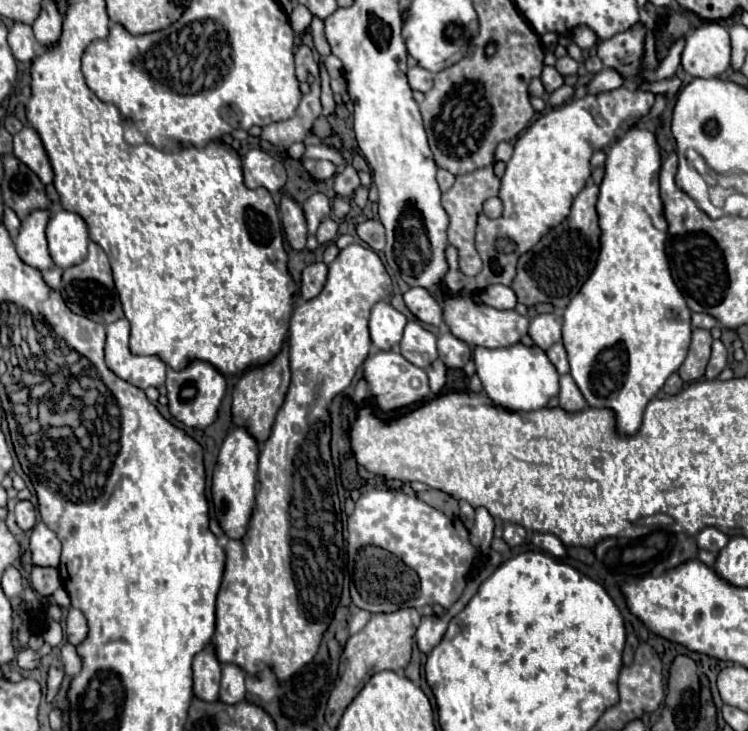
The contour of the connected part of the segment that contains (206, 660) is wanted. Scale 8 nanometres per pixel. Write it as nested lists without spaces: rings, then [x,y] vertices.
[[[213,644],[193,660],[193,696],[203,702],[215,702],[219,694],[221,664],[215,658]]]

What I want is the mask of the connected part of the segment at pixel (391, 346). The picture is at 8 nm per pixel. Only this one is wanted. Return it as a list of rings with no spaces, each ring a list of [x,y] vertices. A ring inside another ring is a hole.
[[[377,302],[371,308],[371,318],[369,318],[372,349],[367,358],[387,350],[401,354],[399,344],[405,324],[407,318],[401,312],[397,312],[389,302]]]

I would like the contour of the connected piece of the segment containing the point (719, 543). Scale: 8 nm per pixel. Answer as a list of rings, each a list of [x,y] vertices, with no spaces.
[[[703,528],[697,534],[697,546],[703,550],[709,550],[709,552],[719,552],[727,544],[727,540],[729,540],[729,536],[717,528]]]

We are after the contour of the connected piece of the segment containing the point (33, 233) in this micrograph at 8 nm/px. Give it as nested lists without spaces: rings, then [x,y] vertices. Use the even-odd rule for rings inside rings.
[[[49,210],[31,212],[21,222],[19,236],[15,238],[15,250],[17,250],[19,258],[27,266],[37,268],[39,272],[53,268],[53,260],[47,252],[47,240],[45,240],[47,220],[49,220]]]

